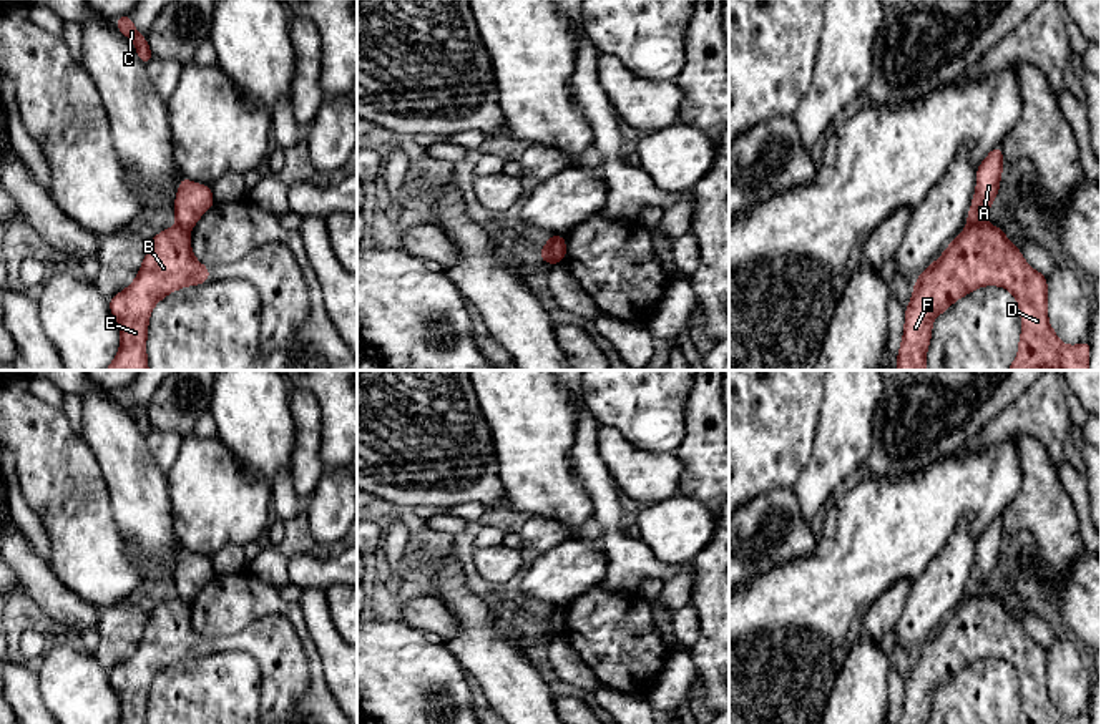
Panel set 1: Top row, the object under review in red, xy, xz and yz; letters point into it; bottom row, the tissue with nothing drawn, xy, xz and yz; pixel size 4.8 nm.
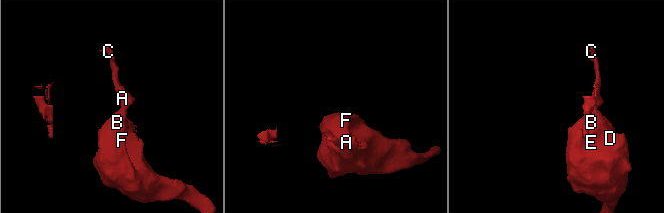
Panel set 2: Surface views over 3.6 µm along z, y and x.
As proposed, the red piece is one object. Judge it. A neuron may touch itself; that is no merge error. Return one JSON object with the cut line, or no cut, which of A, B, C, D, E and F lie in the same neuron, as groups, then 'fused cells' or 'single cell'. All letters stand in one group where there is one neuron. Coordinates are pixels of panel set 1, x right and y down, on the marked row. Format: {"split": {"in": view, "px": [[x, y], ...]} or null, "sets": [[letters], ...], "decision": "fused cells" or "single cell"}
{"split": {"in": "xz", "px": [[553, 236], [552, 251], [558, 261]]}, "sets": [["A", "C"], ["B", "D", "E", "F"]], "decision": "fused cells"}

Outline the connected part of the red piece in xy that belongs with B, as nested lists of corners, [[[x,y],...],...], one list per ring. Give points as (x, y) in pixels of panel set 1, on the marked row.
[[[173,226],[151,237],[136,279],[108,302],[121,342],[105,370],[149,370],[146,339],[153,307],[178,289],[208,281],[209,267],[194,257],[189,231]]]

